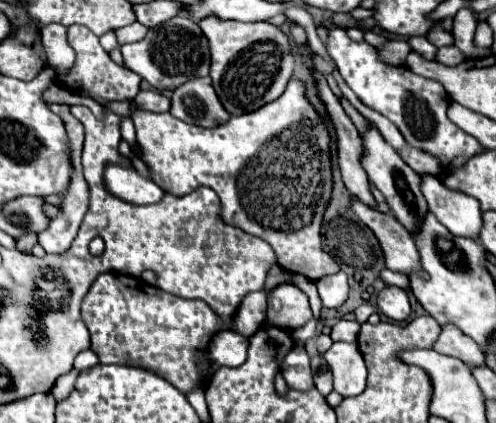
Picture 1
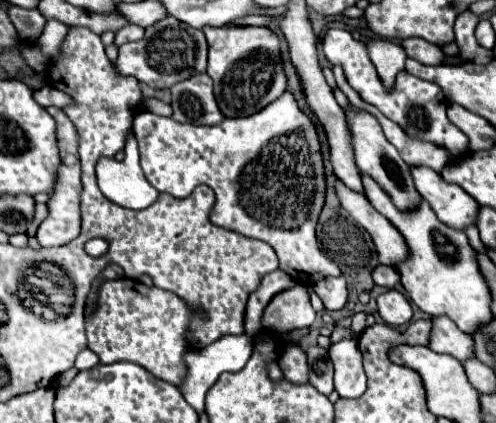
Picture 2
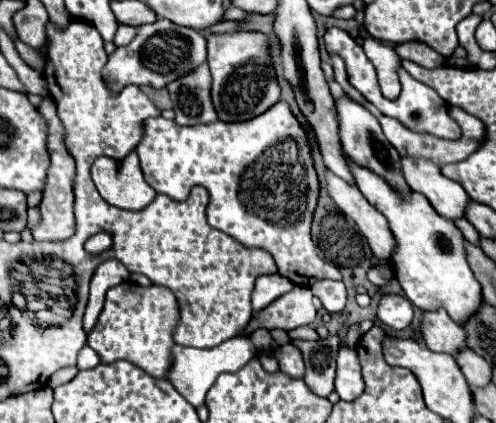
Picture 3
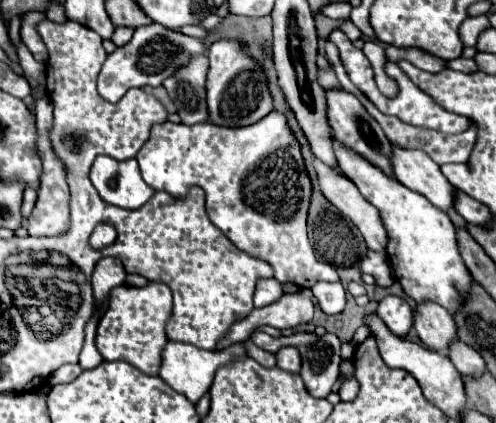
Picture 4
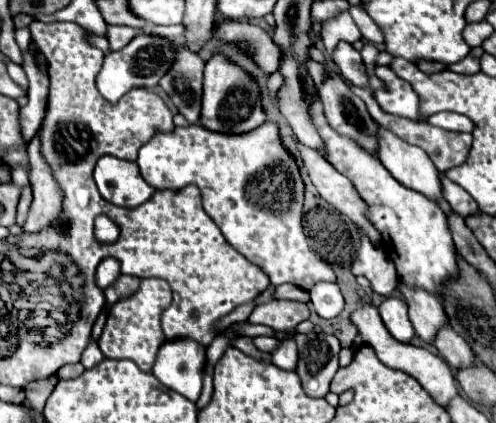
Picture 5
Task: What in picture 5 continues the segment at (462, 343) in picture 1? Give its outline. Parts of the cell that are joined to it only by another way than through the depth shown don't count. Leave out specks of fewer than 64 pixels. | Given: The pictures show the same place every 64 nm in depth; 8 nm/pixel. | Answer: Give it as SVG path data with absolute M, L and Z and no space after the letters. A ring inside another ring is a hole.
M398 284L402 294L406 296L410 322L416 330L416 334L428 342L434 344L440 328L448 326L448 316L444 316L444 306L436 300L436 296L430 296L428 292L416 288L406 288L404 284Z

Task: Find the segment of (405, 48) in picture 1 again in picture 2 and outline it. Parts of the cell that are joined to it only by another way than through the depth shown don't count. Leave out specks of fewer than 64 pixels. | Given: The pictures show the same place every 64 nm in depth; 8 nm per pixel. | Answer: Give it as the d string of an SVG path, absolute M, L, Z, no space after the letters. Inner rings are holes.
M372 38L368 42L368 50L382 83L391 88L398 72L404 69L406 52L400 44L382 38Z

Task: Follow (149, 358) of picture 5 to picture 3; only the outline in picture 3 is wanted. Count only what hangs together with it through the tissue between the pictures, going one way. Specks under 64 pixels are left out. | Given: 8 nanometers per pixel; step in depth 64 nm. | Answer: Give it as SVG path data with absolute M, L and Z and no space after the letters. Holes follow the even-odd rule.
M122 282L108 288L104 308L88 334L88 346L96 350L102 362L128 360L140 366L154 378L168 378L172 366L174 330L180 324L180 306L174 294L164 286L140 286L136 282Z

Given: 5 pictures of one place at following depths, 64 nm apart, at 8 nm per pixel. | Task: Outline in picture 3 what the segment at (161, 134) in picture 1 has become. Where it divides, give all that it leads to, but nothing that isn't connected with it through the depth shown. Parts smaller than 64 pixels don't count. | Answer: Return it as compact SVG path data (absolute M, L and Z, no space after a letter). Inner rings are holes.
M276 102L274 108L268 112L254 116L252 120L240 124L228 122L212 122L212 124L198 124L198 126L178 126L174 120L166 120L162 116L144 120L144 138L136 146L140 156L140 166L144 178L156 192L168 194L174 200L186 200L186 194L194 186L204 186L210 192L208 204L208 224L218 228L244 246L258 246L268 250L278 266L278 272L292 280L298 286L310 286L314 280L330 278L340 280L340 270L320 258L318 248L312 240L312 216L316 212L320 182L312 160L312 144L308 140L306 128L294 118L288 102Z

